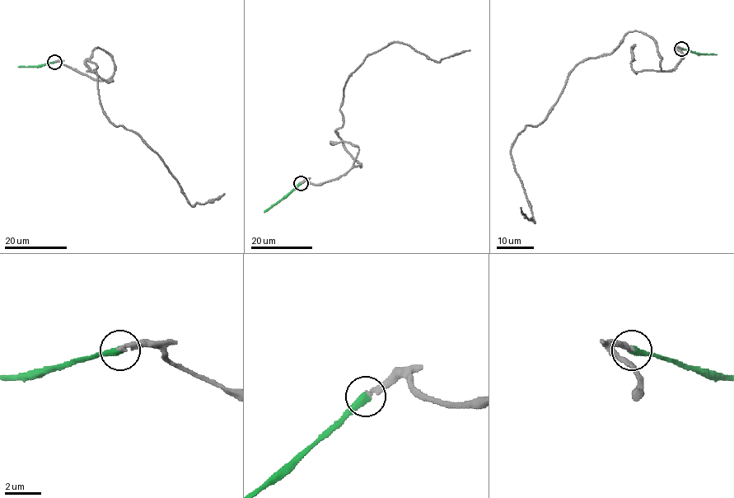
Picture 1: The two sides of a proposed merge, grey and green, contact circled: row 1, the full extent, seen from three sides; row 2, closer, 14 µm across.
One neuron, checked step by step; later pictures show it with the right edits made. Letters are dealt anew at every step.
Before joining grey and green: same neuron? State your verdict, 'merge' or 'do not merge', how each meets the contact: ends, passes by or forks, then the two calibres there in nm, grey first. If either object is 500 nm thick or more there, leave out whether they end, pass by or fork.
merge | grey ends | green ends | 280/440 nm

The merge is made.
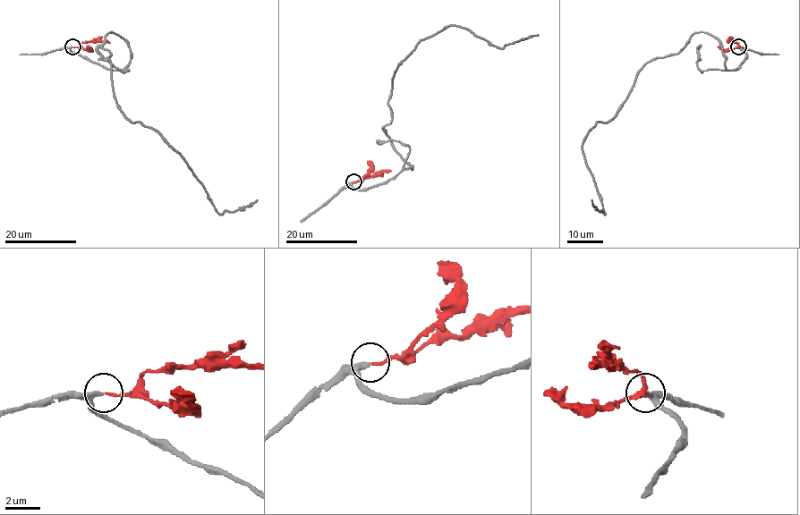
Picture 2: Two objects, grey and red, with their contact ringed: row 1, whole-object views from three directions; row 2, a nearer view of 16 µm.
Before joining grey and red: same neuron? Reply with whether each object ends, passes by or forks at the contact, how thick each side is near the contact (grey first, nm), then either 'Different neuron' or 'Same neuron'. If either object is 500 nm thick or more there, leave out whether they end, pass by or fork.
At the ring grey passes by. At the ring red ends. Thickness 200 nm (grey) against 150 nm. Same neuron

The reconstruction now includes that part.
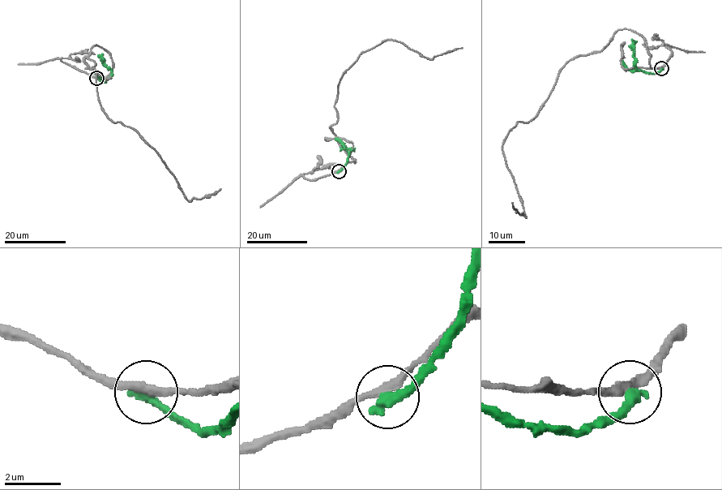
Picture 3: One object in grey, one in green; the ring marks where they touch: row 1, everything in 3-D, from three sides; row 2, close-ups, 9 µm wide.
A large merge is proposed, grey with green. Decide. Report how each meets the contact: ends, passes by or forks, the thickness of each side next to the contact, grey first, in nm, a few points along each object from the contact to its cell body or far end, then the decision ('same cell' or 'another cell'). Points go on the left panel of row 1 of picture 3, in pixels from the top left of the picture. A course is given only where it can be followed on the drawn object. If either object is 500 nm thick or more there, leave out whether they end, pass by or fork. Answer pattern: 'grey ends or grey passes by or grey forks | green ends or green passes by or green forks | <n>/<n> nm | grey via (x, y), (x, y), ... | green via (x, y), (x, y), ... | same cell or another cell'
grey passes by | green ends | 280/440 nm | grey via (97, 78), (113, 69), (95, 45), (87, 58), (102, 110), (152, 148), (189, 201), (220, 188) | green via (97, 78), (104, 82), (112, 70), (98, 55) | another cell

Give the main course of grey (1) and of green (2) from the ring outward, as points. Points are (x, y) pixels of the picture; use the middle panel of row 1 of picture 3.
1: (339, 170), (354, 162), (330, 126), (337, 120), (339, 82), (361, 53), (386, 40), (430, 58), (462, 47)
2: (339, 170), (346, 163), (348, 154), (353, 150), (342, 148), (339, 151)

